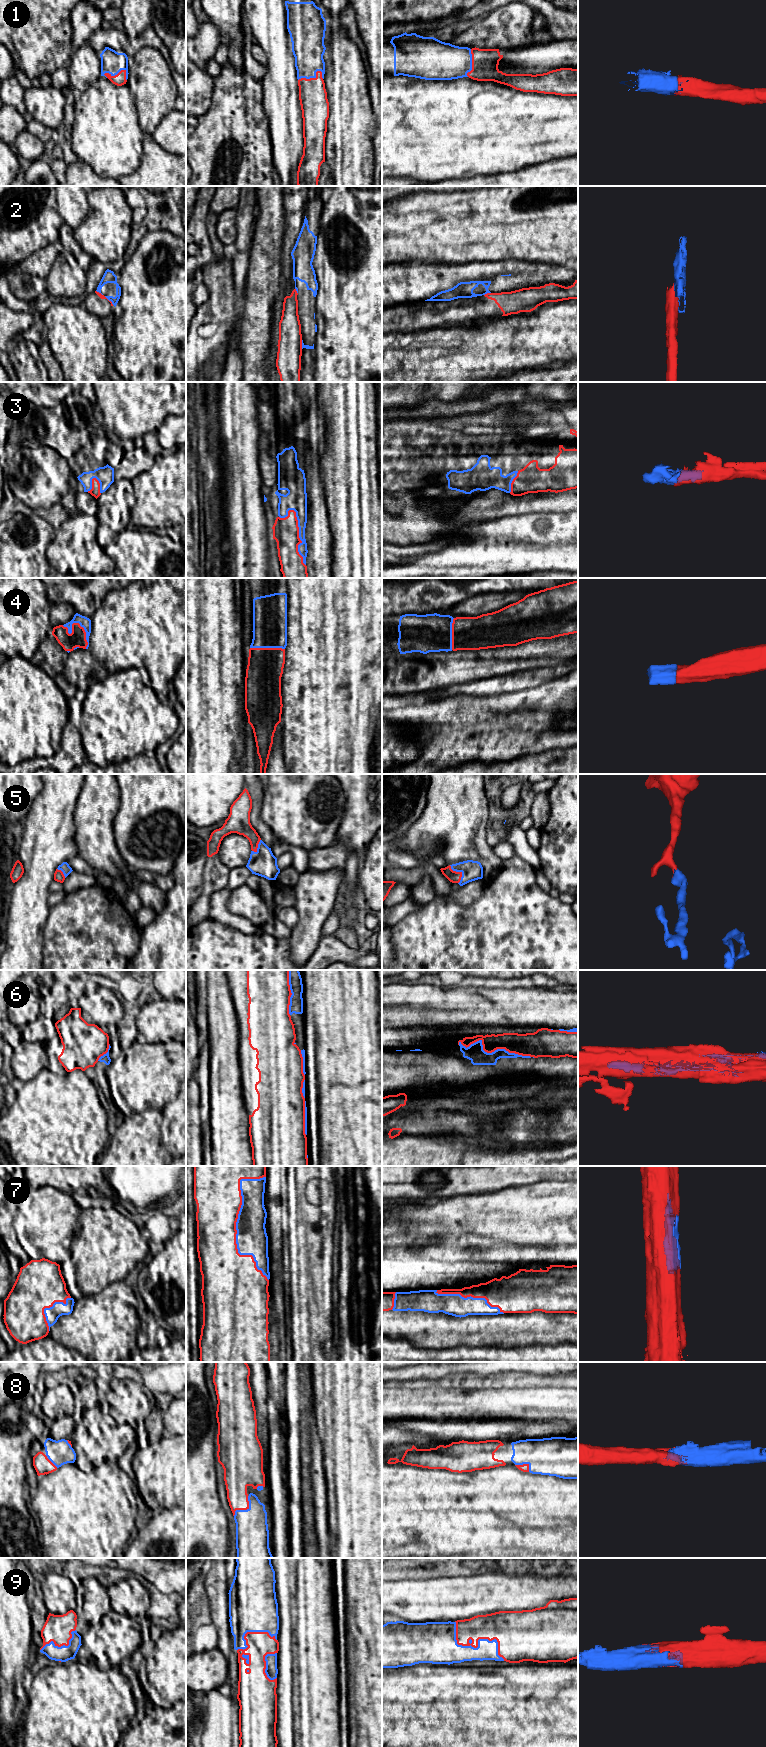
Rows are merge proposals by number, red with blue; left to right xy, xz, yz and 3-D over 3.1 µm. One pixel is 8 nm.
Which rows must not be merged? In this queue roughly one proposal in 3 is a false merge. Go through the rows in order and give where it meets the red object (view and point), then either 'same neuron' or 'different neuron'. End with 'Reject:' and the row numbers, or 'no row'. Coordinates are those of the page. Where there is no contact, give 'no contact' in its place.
1: contact xy (119, 72); same neuron
2: contact yz (487, 293); different neuron
3: contact xz (298, 536); same neuron
4: contact xy (78, 623); same neuron
5: contact yz (460, 872); same neuron
6: contact yz (491, 1052); different neuron
7: contact xz (235, 1235); same neuron
8: contact xz (245, 1509); same neuron
9: contact yz (477, 1645); same neuron
Reject: 2, 6

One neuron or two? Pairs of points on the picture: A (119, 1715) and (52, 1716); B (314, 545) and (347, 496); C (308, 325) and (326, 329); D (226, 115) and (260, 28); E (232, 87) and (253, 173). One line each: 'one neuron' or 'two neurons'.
A: one neuron
B: two neurons
C: two neurons
D: two neurons
E: one neuron

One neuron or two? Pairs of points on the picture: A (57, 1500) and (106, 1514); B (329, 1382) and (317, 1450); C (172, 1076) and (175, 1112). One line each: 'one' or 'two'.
A: one
B: two
C: two

